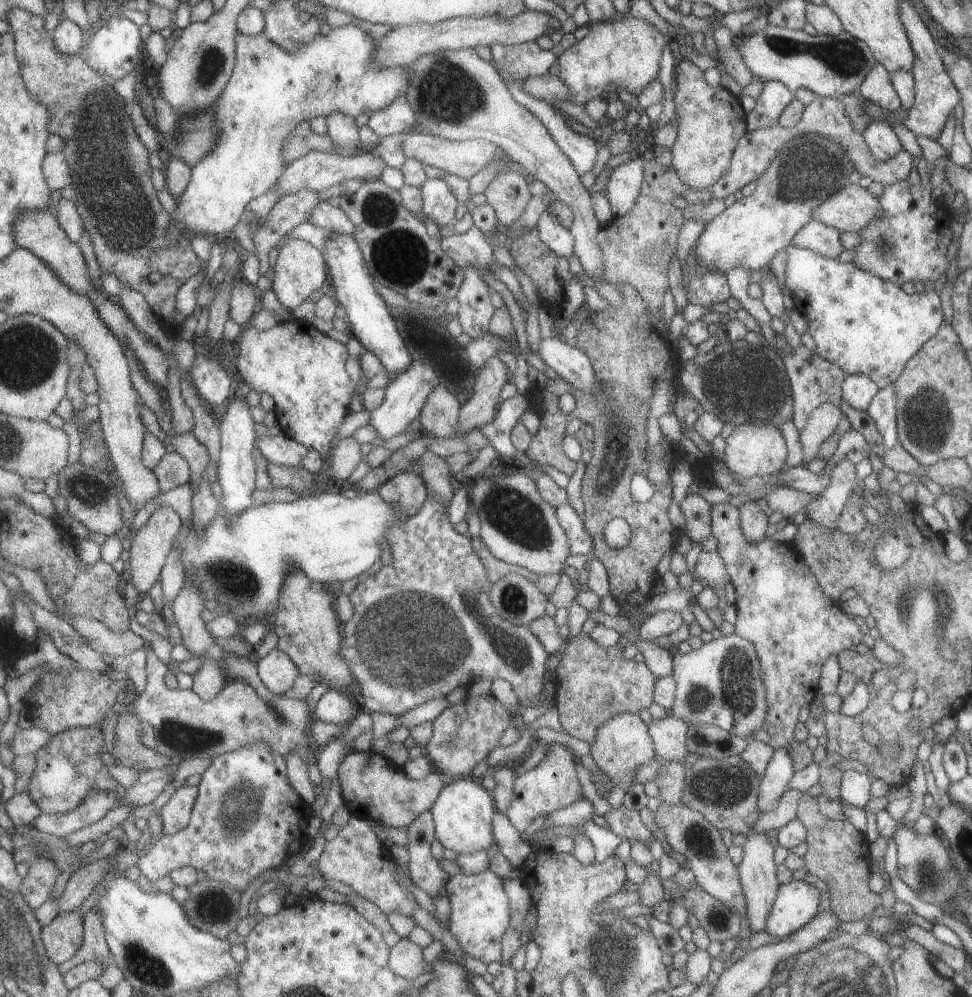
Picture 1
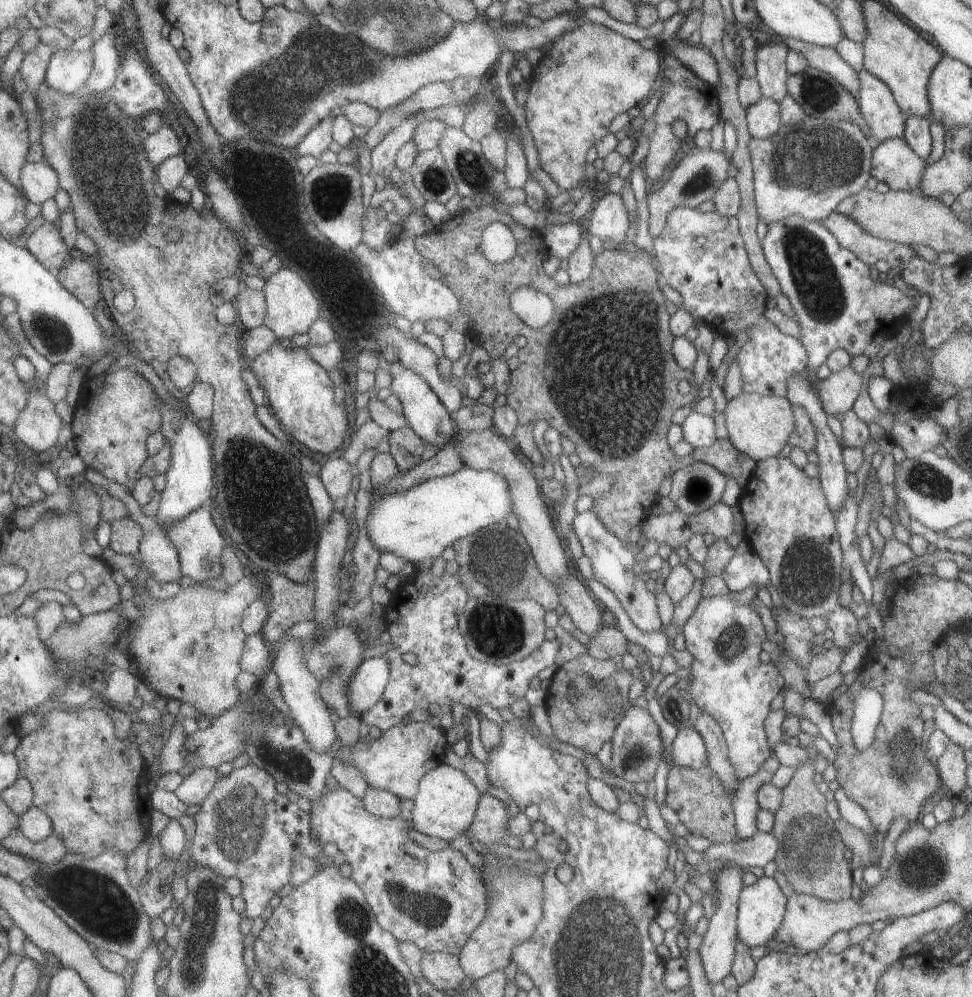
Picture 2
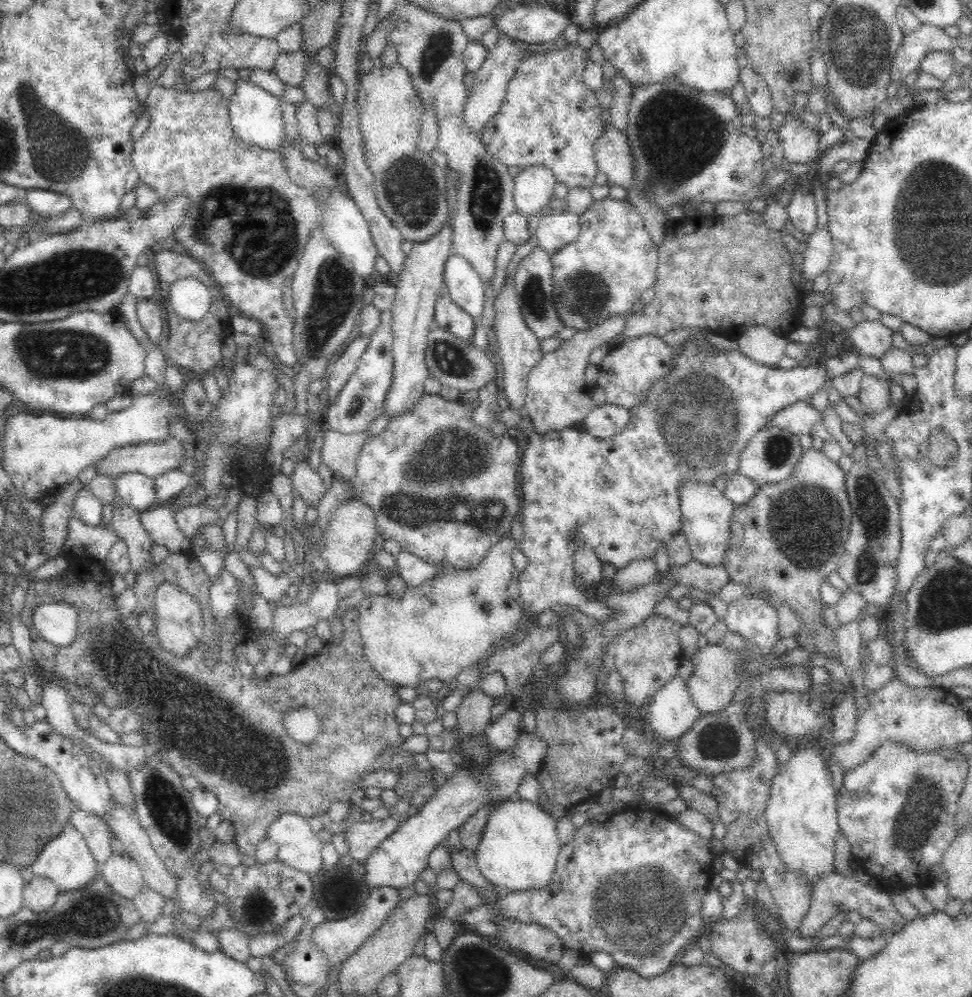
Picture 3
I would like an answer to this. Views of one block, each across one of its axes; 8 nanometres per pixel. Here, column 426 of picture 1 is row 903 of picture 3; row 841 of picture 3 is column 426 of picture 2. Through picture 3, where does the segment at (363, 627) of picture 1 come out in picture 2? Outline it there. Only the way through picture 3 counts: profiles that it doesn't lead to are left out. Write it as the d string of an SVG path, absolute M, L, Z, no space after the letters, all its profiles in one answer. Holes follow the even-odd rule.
M420 569L408 579L403 580L392 595L390 606L386 610L387 621L390 623L389 632L392 636L391 643L394 647L384 654L384 658L390 662L391 666L390 684L384 696L368 712L361 715L364 724L377 726L382 732L403 723L404 718L409 716L418 705L427 709L430 704L440 704L441 706L447 705L451 709L453 704L463 704L468 710L478 711L478 706L482 702L487 702L492 708L502 710L502 706L508 706L512 698L514 701L518 700L518 694L522 696L528 690L528 684L532 678L538 676L544 668L555 663L560 650L560 642L554 638L554 640L544 639L532 655L506 665L490 664L474 658L468 648L465 633L460 628L462 615L466 612L472 596L459 573L451 575L444 572L442 576L436 576L432 570ZM412 652L419 656L419 662L414 666L404 660L404 654Z

